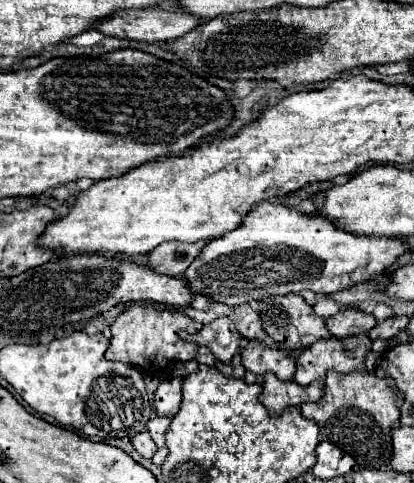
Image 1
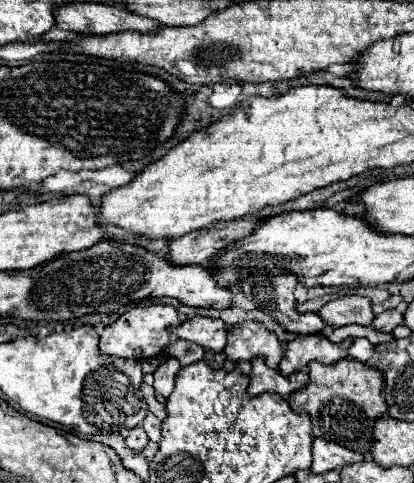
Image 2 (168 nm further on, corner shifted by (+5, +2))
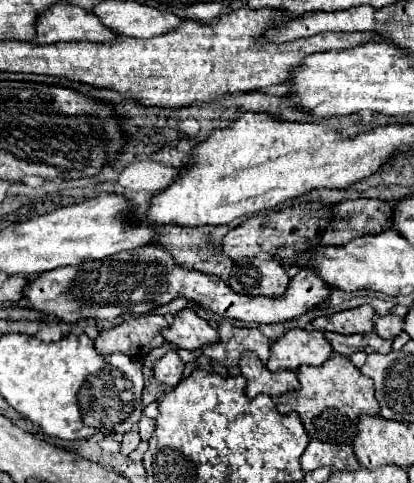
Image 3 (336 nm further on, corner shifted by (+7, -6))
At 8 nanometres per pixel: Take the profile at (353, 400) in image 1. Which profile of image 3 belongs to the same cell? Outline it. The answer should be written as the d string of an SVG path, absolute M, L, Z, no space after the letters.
M333 354L321 366L299 366L297 378L299 388L281 394L277 398L277 408L281 414L297 412L311 438L333 444L351 444L359 414L379 414L379 402L373 396L373 380L363 376L347 356Z

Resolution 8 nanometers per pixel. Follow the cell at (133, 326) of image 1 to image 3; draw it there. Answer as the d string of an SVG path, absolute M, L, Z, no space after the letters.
M157 314L127 318L115 328L101 330L95 338L95 348L101 354L123 352L133 358L143 358L149 350L165 344L161 330L167 326L167 320Z

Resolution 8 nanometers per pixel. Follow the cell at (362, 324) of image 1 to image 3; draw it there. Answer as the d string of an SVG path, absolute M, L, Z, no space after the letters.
M365 304L365 306L353 308L353 310L337 312L333 316L315 318L313 328L323 330L323 332L337 332L337 334L371 332L375 328L375 310L369 304Z

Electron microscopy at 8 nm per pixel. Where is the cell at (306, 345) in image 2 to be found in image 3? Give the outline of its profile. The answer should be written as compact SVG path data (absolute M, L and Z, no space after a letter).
M293 328L285 332L271 346L269 362L265 364L271 372L277 370L295 370L301 364L319 366L331 356L331 344L323 336L323 332L307 332L301 328Z

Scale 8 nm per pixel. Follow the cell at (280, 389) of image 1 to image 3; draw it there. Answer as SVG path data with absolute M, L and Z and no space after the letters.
M253 352L241 354L239 368L241 368L243 376L247 378L245 394L249 398L255 398L257 394L267 394L267 396L275 398L275 396L291 392L299 386L299 380L293 370L269 372Z

